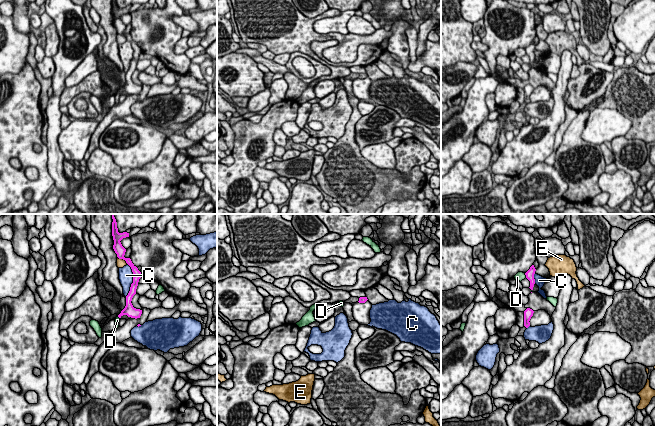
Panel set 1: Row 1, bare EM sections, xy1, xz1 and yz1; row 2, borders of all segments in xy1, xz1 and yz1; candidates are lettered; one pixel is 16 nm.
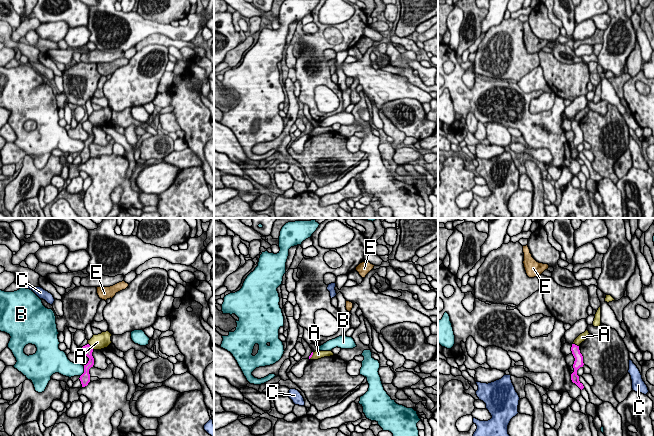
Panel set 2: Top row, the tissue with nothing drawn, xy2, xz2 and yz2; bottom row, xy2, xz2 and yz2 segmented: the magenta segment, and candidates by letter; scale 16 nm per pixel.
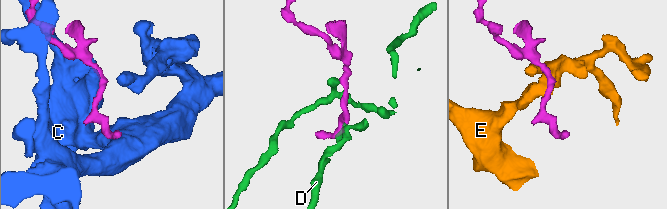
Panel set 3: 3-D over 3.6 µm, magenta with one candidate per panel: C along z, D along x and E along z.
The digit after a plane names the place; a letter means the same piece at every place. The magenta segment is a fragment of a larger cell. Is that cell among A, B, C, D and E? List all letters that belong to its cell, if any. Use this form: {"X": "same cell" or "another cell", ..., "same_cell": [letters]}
{"A": "another cell", "B": "another cell", "C": "another cell", "D": "same cell", "E": "another cell", "same_cell": ["D"]}

